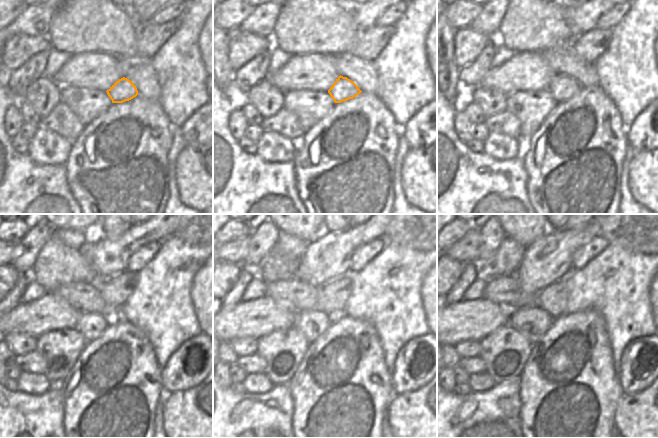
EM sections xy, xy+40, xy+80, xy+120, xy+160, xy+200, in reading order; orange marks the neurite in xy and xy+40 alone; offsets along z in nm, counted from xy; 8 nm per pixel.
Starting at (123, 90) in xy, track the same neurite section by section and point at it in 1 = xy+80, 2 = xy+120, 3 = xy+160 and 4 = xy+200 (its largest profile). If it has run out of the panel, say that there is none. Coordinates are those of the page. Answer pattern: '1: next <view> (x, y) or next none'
1: next xy+80 (562, 88)
2: next xy+120 (91, 325)
3: next xy+160 (311, 324)
4: next xy+200 (532, 322)

